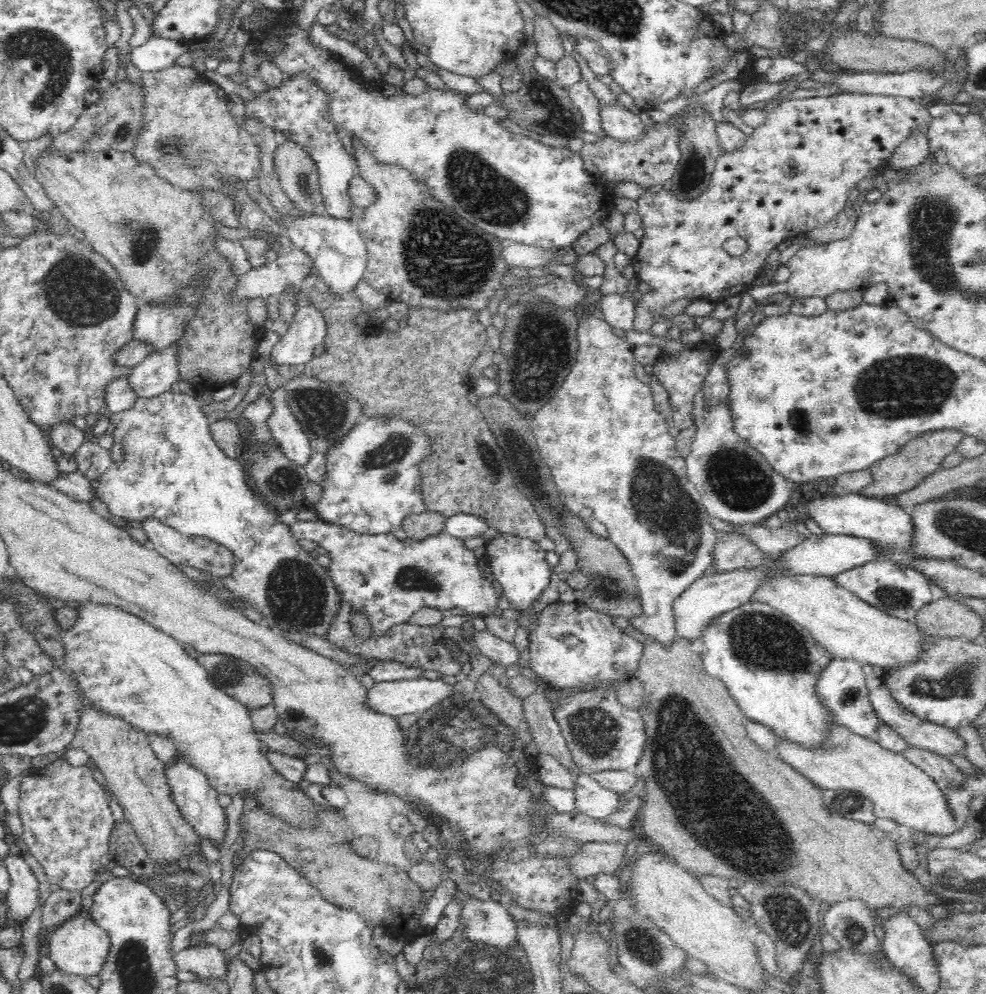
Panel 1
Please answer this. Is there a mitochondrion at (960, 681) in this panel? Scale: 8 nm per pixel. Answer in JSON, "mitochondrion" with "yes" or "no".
{"mitochondrion":"yes"}

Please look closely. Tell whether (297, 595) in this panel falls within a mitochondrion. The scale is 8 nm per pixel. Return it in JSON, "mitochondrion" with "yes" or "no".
{"mitochondrion":"yes"}

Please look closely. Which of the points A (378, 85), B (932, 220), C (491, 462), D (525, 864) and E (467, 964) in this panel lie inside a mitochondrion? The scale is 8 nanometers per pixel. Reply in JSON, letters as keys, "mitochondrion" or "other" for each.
{"A":"other","B":"mitochondrion","C":"mitochondrion","D":"other","E":"mitochondrion"}

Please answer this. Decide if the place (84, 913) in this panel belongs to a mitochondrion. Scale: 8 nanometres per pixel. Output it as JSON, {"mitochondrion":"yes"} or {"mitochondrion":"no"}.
{"mitochondrion":"no"}

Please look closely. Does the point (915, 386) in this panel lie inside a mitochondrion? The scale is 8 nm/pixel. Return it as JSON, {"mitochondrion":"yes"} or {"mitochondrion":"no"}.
{"mitochondrion":"yes"}

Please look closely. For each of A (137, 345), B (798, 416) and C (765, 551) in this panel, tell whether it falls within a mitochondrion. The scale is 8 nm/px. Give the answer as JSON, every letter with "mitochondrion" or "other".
{"A":"other","B":"mitochondrion","C":"other"}

